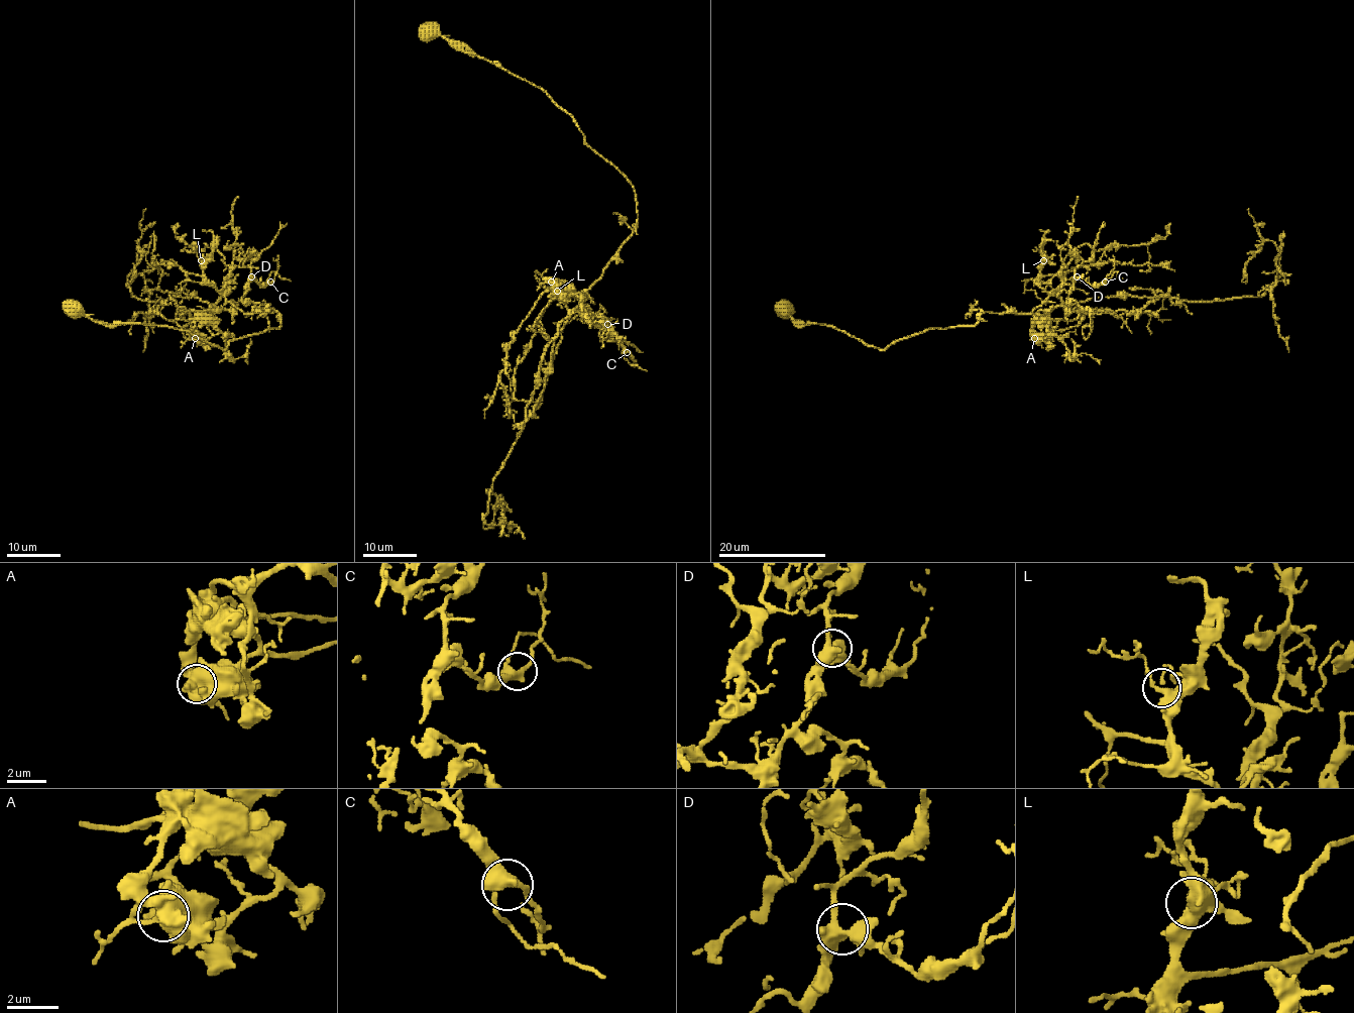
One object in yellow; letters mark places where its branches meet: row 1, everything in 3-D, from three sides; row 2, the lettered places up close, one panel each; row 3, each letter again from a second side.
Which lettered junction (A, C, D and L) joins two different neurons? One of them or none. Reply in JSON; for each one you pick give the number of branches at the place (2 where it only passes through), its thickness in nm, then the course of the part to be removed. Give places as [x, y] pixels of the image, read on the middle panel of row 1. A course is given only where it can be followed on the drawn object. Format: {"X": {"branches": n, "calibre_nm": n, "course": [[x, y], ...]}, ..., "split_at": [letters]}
{"A": {"branches": 2, "calibre_nm": 750, "course": [[552, 280], [552, 300], [533, 327], [537, 332], [545, 333], [546, 340], [544, 332]]}, "split_at": ["A"]}

